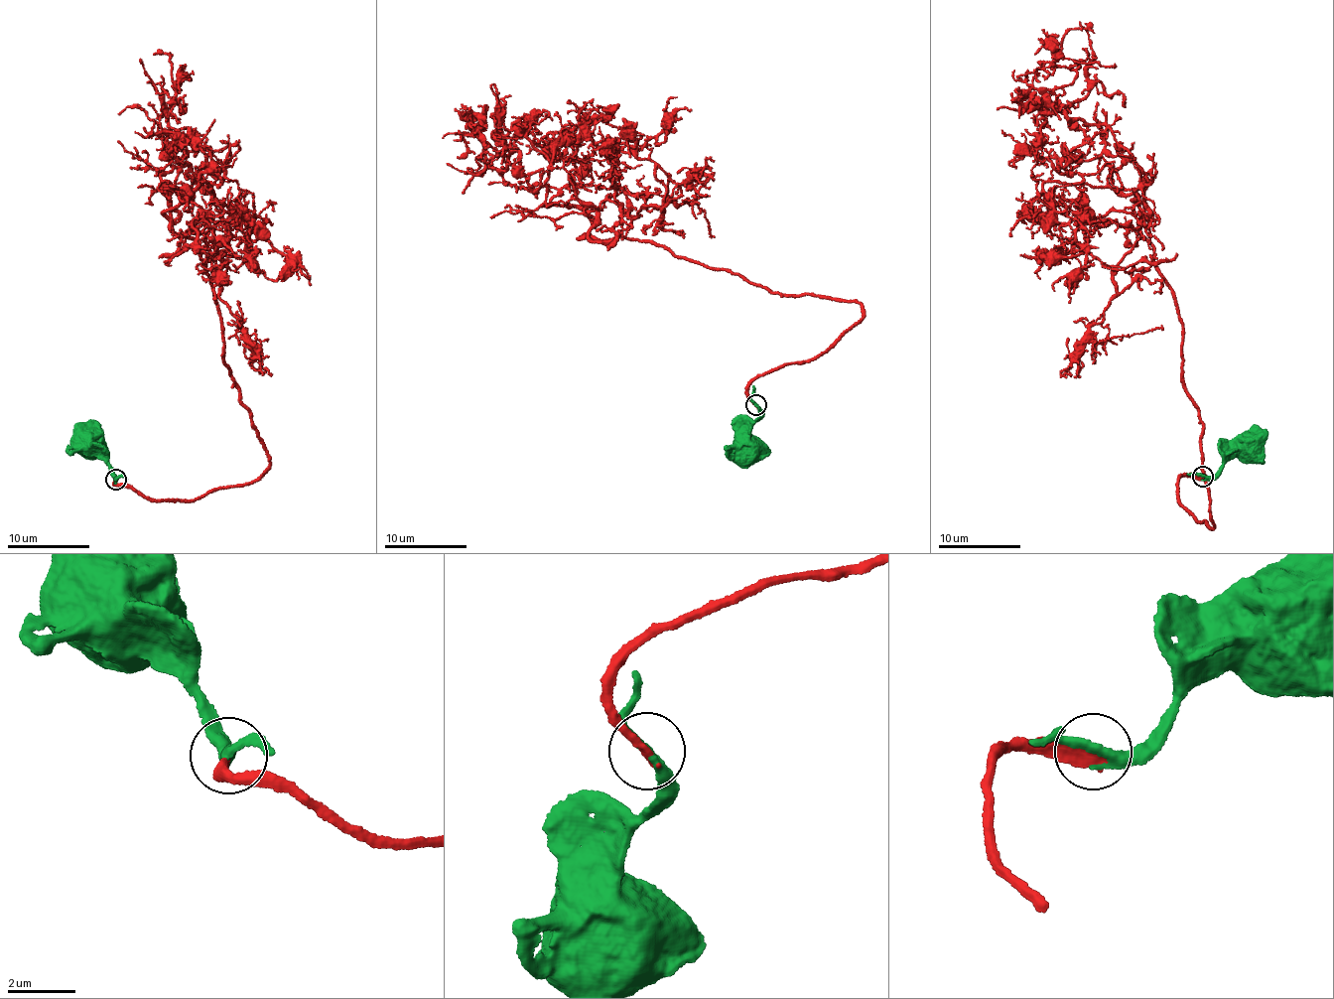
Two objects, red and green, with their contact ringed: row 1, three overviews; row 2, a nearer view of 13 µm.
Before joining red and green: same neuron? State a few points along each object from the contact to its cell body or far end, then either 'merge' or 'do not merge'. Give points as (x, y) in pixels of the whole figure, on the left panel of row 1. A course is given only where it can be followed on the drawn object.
red via (114, 479), (161, 501), (269, 465), (164, 212), (198, 181), (163, 92), (193, 71) | green via (116, 479), (87, 448) | merge

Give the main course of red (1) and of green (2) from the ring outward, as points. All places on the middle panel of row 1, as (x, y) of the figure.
1: (754, 405), (860, 303), (595, 241), (598, 209), (533, 190), (516, 151), (487, 164), (476, 133), (513, 158)
2: (756, 405), (758, 416), (749, 427), (747, 449)

